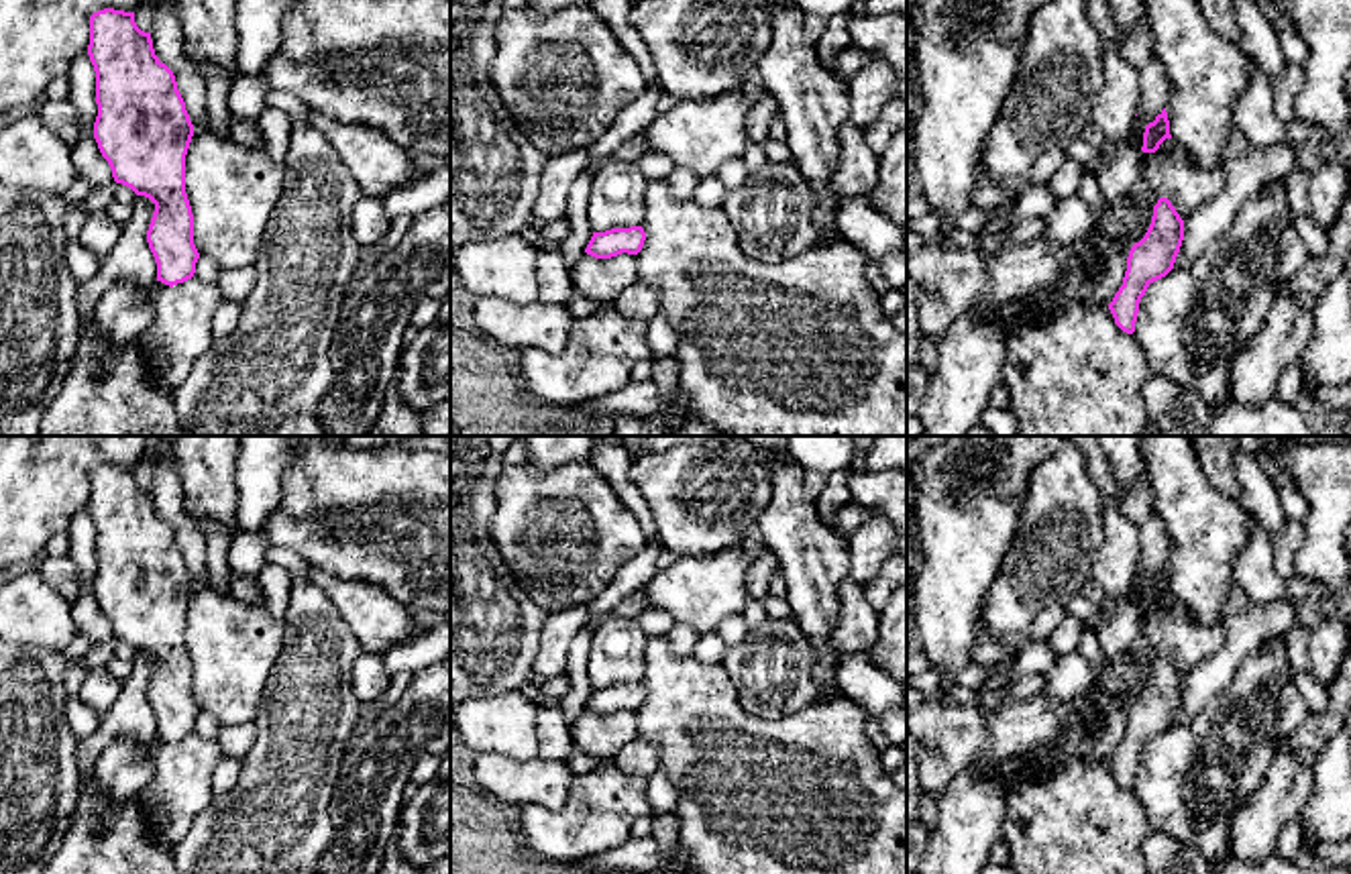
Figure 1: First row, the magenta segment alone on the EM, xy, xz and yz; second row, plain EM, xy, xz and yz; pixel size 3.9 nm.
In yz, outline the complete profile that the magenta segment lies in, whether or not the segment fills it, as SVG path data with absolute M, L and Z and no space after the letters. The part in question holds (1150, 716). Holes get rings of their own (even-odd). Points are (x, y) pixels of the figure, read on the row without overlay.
M1159 654L1145 693L1129 707L1123 742L1109 760L1115 780L1123 788L1135 788L1141 754L1153 738L1174 725L1182 697L1184 676L1168 654Z

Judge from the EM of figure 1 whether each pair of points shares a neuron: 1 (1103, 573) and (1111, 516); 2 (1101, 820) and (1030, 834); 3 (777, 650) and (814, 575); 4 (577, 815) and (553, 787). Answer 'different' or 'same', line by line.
1: same
2: same
3: different
4: different

